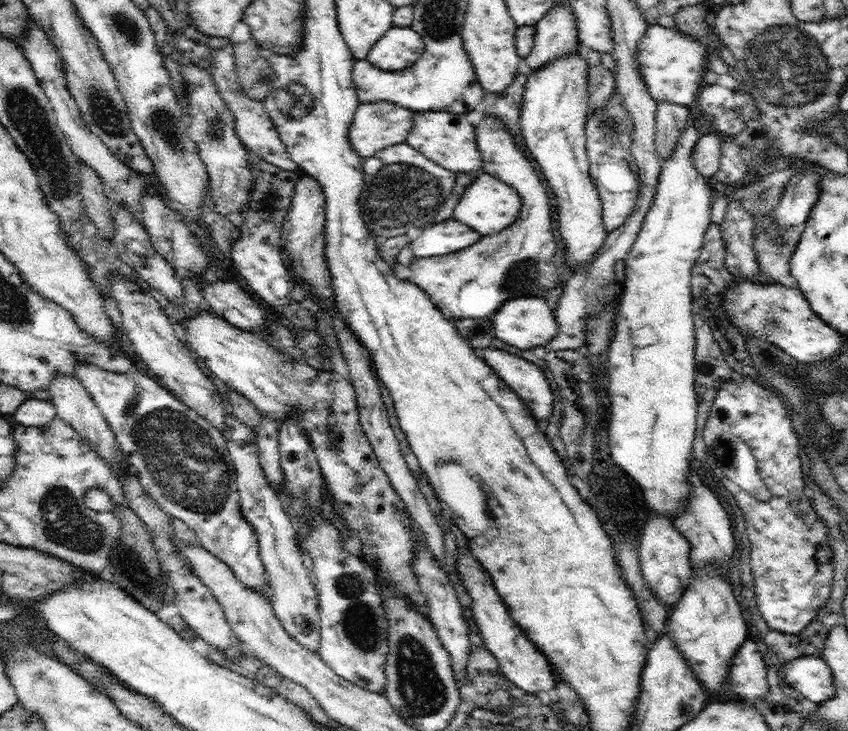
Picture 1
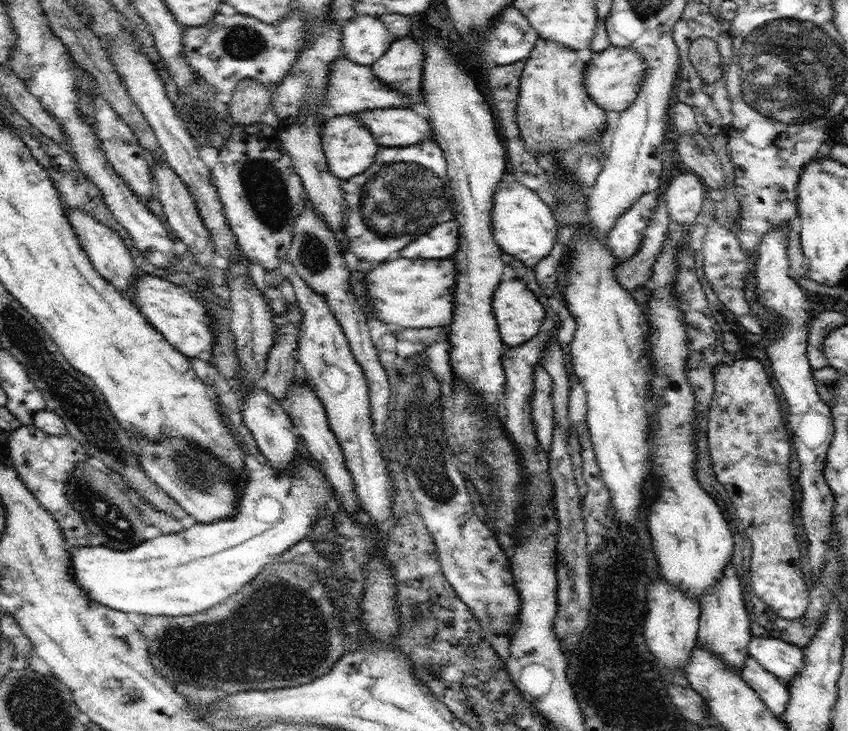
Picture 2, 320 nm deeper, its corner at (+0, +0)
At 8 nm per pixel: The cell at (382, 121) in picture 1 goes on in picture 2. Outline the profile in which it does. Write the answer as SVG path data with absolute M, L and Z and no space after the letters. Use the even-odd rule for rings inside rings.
M352 114L327 118L321 132L321 143L330 172L342 181L362 174L375 161L380 148L370 130Z

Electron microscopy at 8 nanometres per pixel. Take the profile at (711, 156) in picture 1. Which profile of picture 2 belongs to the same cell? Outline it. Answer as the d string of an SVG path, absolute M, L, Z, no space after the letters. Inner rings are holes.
M692 171L670 178L666 183L665 201L673 222L694 226L706 193L705 184Z

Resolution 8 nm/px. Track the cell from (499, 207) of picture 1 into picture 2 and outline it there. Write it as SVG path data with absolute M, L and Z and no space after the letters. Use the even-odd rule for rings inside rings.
M518 183L512 189L496 189L491 217L492 234L496 244L503 252L511 254L525 264L546 258L554 248L560 224L548 204L523 184Z

